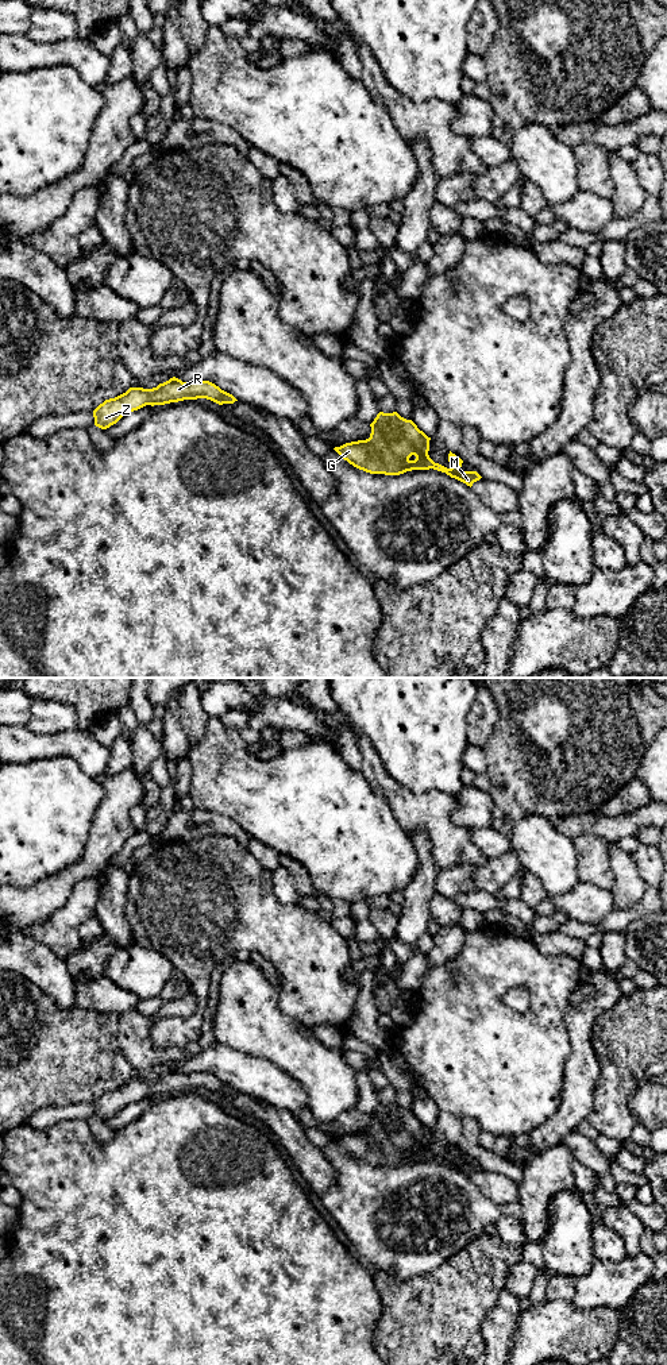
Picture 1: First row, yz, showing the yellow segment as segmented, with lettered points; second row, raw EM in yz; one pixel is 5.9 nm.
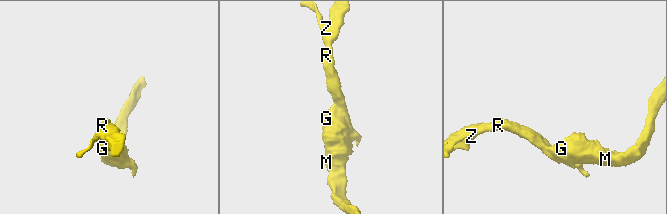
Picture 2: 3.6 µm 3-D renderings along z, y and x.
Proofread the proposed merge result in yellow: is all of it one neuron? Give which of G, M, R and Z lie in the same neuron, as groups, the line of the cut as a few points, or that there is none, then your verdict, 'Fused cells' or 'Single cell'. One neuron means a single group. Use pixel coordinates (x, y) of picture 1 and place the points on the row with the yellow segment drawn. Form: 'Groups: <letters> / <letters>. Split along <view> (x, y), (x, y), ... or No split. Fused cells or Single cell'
Groups: G M R Z. No split. Single cell

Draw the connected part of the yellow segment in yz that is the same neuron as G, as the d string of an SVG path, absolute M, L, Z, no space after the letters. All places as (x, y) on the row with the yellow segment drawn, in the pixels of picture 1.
M379 412L370 427L369 439L334 448L359 470L370 474L400 475L412 470L433 469L470 487L482 478L477 471L462 471L463 460L451 451L448 454L451 469L435 463L428 455L431 437L397 412Z

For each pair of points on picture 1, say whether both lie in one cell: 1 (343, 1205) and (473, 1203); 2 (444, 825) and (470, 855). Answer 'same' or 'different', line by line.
1: same
2: same

